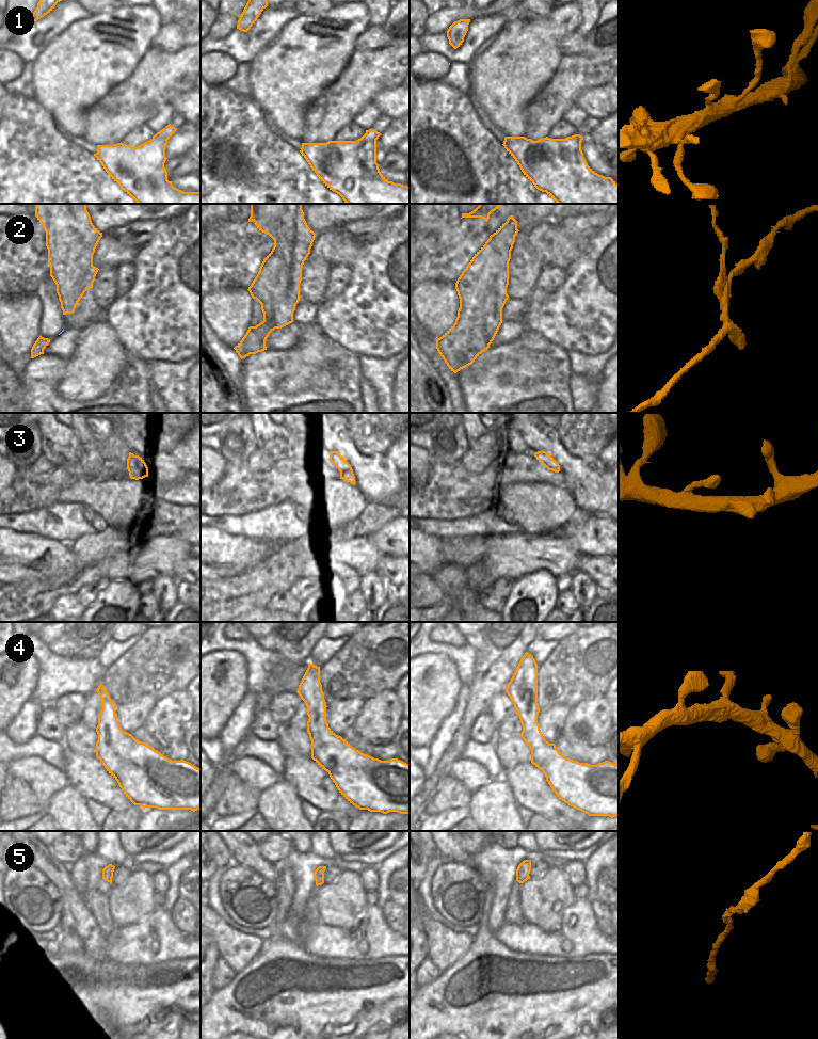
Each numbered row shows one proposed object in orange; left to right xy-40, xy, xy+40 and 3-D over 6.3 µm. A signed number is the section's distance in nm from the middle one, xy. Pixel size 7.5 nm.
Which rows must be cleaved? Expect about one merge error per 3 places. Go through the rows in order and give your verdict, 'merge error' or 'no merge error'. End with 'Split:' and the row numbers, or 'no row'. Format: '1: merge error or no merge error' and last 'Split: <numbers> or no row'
1: no merge error
2: merge error
3: no merge error
4: no merge error
5: no merge error
Split: 2

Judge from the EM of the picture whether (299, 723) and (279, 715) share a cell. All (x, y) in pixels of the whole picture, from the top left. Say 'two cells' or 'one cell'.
two cells

